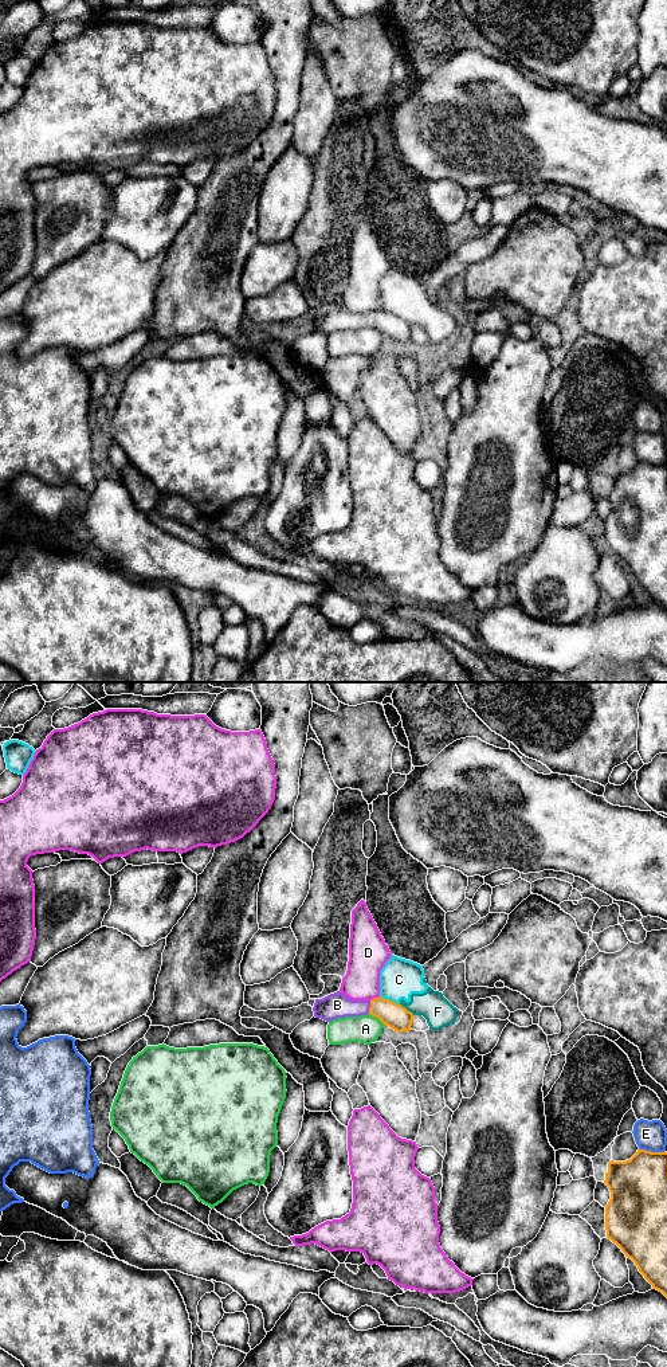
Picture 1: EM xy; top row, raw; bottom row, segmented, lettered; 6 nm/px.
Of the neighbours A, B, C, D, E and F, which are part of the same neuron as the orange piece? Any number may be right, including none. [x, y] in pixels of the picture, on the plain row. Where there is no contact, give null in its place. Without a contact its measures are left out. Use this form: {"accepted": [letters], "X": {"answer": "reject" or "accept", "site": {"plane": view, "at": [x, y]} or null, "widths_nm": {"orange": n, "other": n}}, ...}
{"accepted": ["B"], "A": {"answer": "reject", "site": {"plane": "xy", "at": [377, 329]}, "widths_nm": {"orange": 150, "other": 170}}, "B": {"answer": "accept", "site": {"plane": "xy", "at": [369, 320]}, "widths_nm": {"orange": 150, "other": 150}}, "C": {"answer": "reject", "site": {"plane": "xy", "at": [388, 312]}, "widths_nm": {"orange": 150, "other": 240}}, "D": {"answer": "reject", "site": {"plane": "xy", "at": [375, 310]}, "widths_nm": {"orange": 150, "other": 220}}, "E": {"answer": "reject", "site": {"plane": "xy", "at": [652, 465]}, "widths_nm": {"orange": 340, "other": 180}}, "F": {"answer": "reject", "site": {"plane": "xy", "at": [405, 321]}, "widths_nm": {"orange": 150, "other": 170}}}

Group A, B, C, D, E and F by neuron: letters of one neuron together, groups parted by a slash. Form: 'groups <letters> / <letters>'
groups A / B / C F / D / E

